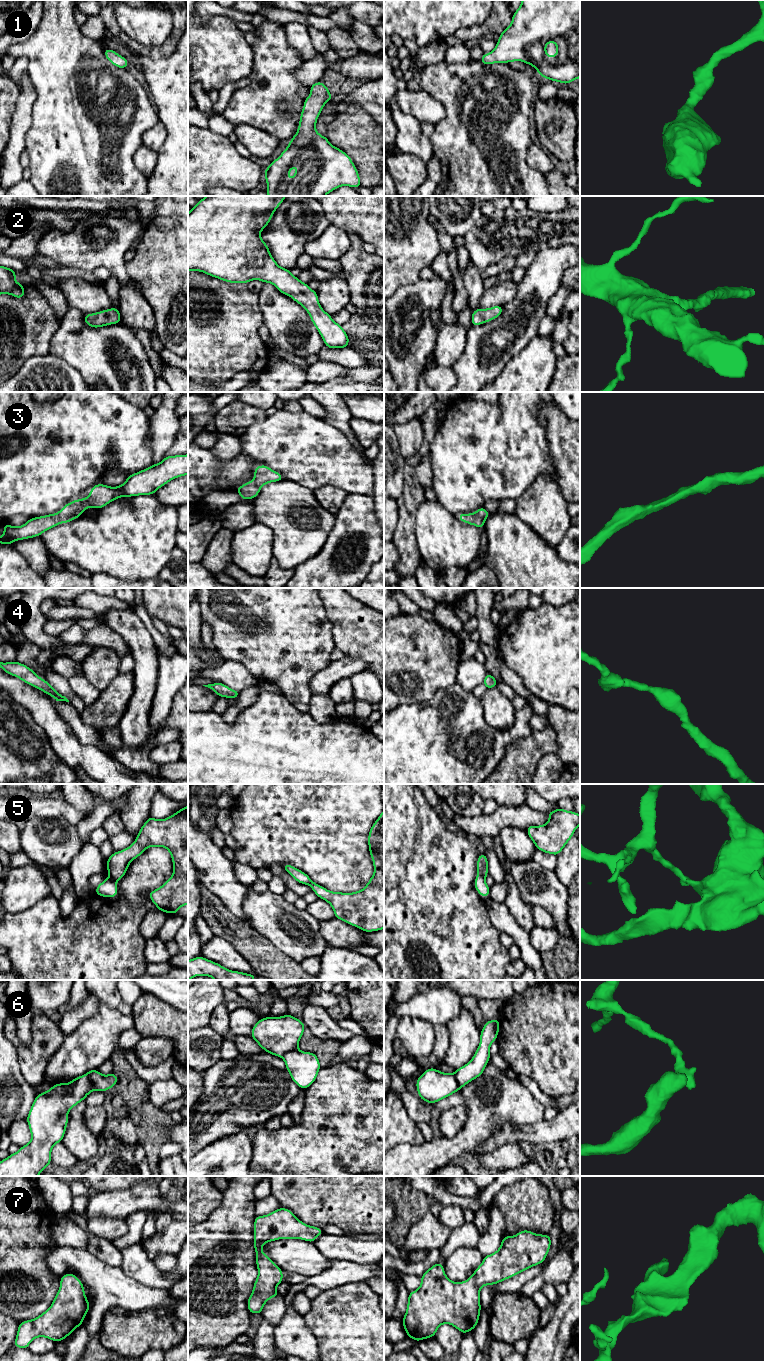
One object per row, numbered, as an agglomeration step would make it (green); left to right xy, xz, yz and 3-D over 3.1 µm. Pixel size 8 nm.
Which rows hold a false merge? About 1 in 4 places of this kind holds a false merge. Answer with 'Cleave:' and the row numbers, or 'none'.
Cleave: 5, 6

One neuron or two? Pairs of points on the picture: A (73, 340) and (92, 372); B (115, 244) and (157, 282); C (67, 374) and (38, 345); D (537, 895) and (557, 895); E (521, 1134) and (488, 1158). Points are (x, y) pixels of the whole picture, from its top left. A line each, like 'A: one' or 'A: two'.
A: one
B: two
C: two
D: one
E: two

